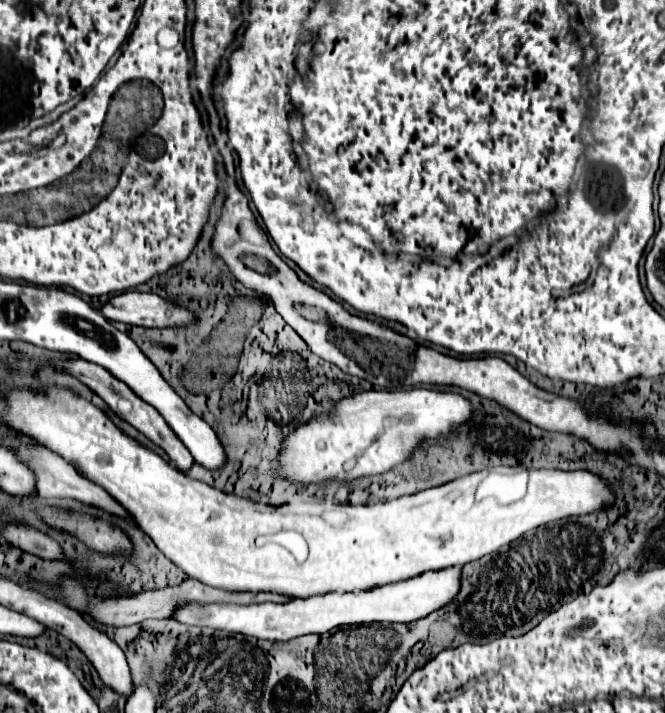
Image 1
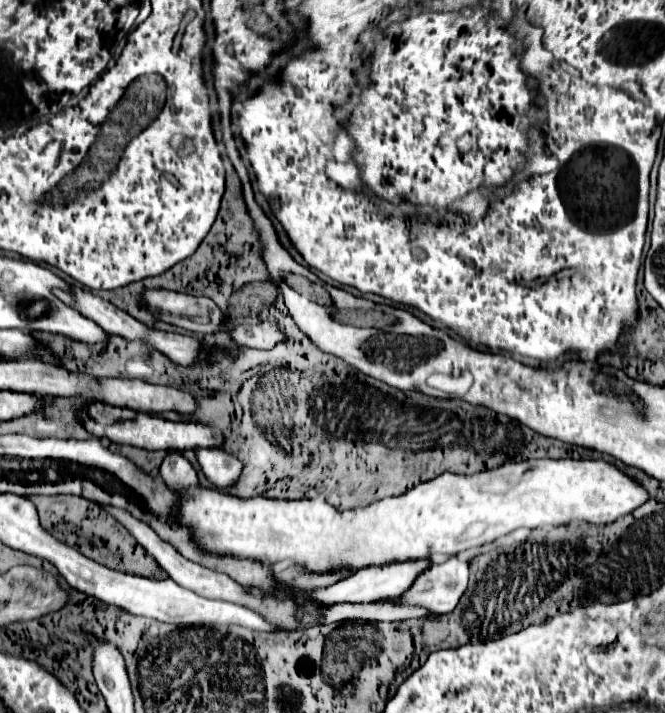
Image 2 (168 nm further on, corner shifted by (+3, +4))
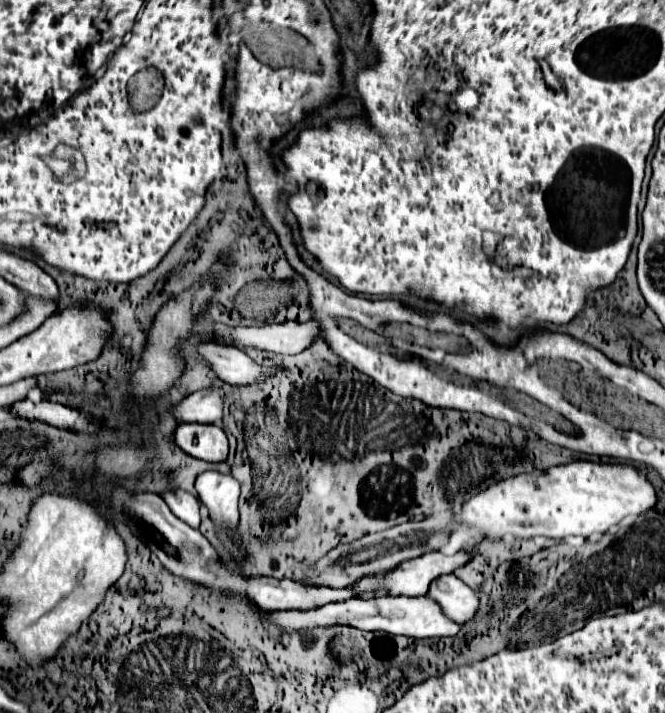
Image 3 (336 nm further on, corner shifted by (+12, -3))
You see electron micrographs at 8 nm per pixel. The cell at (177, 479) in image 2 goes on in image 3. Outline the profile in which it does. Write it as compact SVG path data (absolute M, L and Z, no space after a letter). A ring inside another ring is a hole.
M176 489L172 493L164 493L164 501L172 509L172 513L178 515L178 519L182 519L194 529L200 527L200 501L194 495Z

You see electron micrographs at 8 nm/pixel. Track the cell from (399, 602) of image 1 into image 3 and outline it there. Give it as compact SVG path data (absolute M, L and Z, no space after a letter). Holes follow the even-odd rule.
M442 575L440 579L436 579L430 585L428 595L436 599L444 613L456 623L466 623L472 619L472 615L476 615L476 591L472 591L456 575Z

